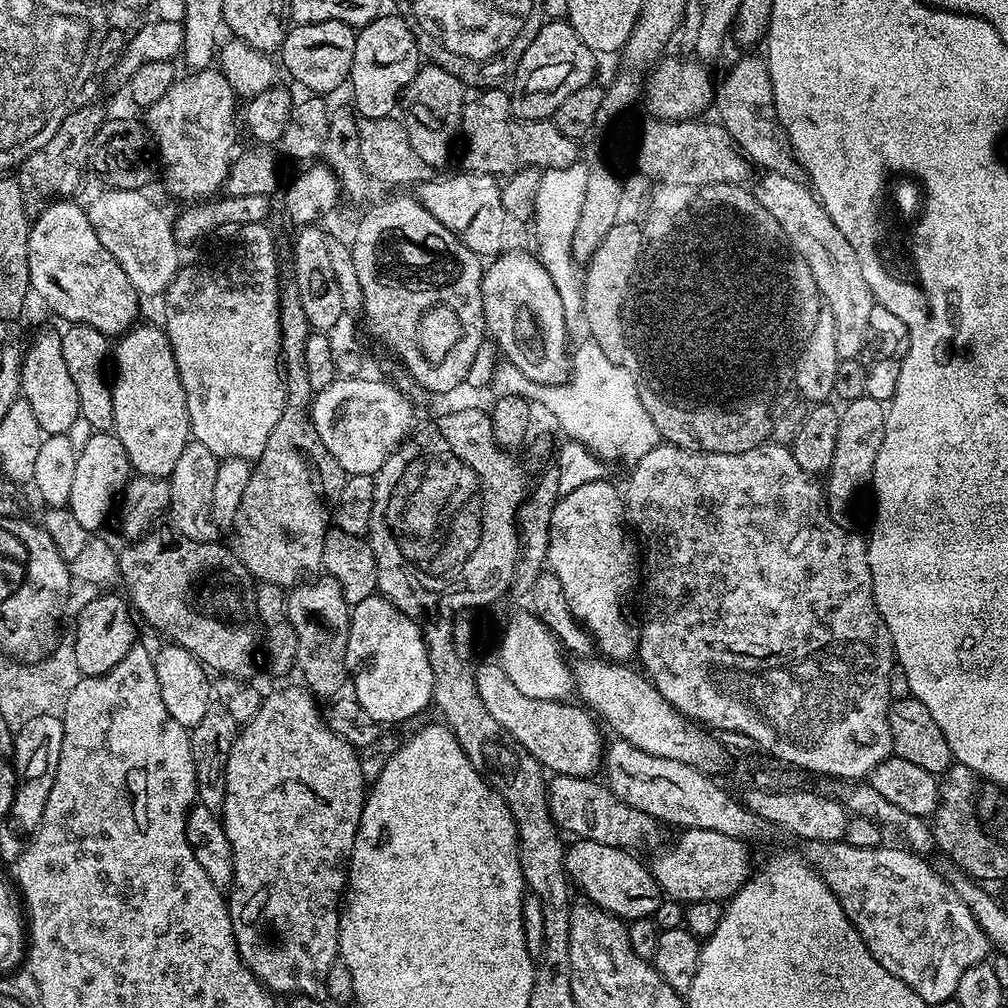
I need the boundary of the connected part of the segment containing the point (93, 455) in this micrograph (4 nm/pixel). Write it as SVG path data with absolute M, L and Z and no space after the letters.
M93 431L90 442L82 446L82 450L76 453L76 465L74 466L74 483L70 485L70 498L67 509L74 514L75 520L79 521L86 530L95 533L108 520L108 515L113 515L112 503L117 503L118 497L124 491L130 479L130 465L128 455L122 446L122 442L111 431Z

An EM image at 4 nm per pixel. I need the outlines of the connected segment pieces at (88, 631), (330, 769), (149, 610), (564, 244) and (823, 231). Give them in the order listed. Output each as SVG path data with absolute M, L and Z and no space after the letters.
M123 595L120 596L94 597L81 610L80 617L76 620L76 637L71 637L70 642L74 646L74 658L78 658L81 677L101 676L114 670L114 666L118 666L118 662L122 662L122 658L126 658L126 654L130 654L130 650L137 647L137 621L129 601Z
M303 687L284 688L273 696L265 695L260 702L260 709L250 720L237 731L236 740L232 743L232 749L226 762L224 771L224 807L222 819L226 838L232 847L232 861L234 862L234 874L232 886L227 889L226 903L230 922L236 939L236 949L242 958L244 965L258 977L260 983L273 994L288 992L287 994L299 994L302 996L319 997L324 991L326 982L326 970L338 958L340 950L340 914L342 911L342 893L346 888L346 873L348 870L348 858L352 854L354 838L360 825L360 815L364 809L366 795L366 781L362 774L362 766L357 749L348 744L338 734L328 728L328 723L322 715L317 697Z
M172 530L165 531L149 531L119 553L119 579L124 582L123 591L131 607L149 629L197 656L205 669L220 676L251 677L256 668L256 648L258 652L262 644L262 629L256 614L254 584L246 566L231 547L223 548L220 542L191 541Z
M577 162L570 168L549 168L543 173L544 176L540 180L540 185L536 188L536 210L534 206L534 216L536 212L536 240L540 243L540 249L538 249L538 255L542 266L546 266L546 274L550 274L550 282L554 282L554 286L558 286L558 295L562 297L562 310L564 311L564 317L566 322L570 326L576 326L576 323L580 324L584 319L584 290L581 281L576 280L576 268L578 268L578 261L572 256L572 243L574 242L574 230L578 226L578 218L582 214L582 202L584 201L584 195L586 194L586 182L588 181L589 169L583 168L583 163Z
M765 171L762 176L764 177L754 185L758 202L762 202L762 206L766 206L766 210L770 210L770 214L774 214L778 226L782 226L784 236L791 244L792 249L804 259L806 266L810 266L823 303L825 305L832 304L828 306L830 306L830 311L834 318L834 330L836 331L834 344L838 346L840 359L857 359L863 353L868 341L870 310L874 303L874 297L872 297L873 285L870 283L870 280L870 285L868 285L868 280L864 277L863 270L860 269L860 256L856 253L855 246L848 241L851 239L845 232L838 230L838 226L834 226L830 214L826 214L826 210L820 205L820 199L816 197L816 193L807 183L794 181L792 178L783 177L782 174L769 171Z

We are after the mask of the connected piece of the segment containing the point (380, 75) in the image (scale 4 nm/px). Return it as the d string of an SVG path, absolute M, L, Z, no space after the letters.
M381 14L363 25L356 36L354 62L348 82L354 94L355 111L363 118L377 120L392 116L401 94L411 83L422 64L413 27L398 16Z

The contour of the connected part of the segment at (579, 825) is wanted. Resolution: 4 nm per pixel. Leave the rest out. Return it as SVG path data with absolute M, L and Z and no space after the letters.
M553 775L547 781L548 809L557 828L563 830L565 833L573 832L573 837L581 840L602 842L606 846L614 846L615 848L641 850L640 848L648 848L651 844L657 843L656 845L659 845L661 843L661 841L659 842L660 831L662 831L660 821L655 820L650 814L646 814L642 810L638 810L634 806L622 802L603 783L597 782L595 784L596 782L595 779L585 778L583 776L558 775Z

